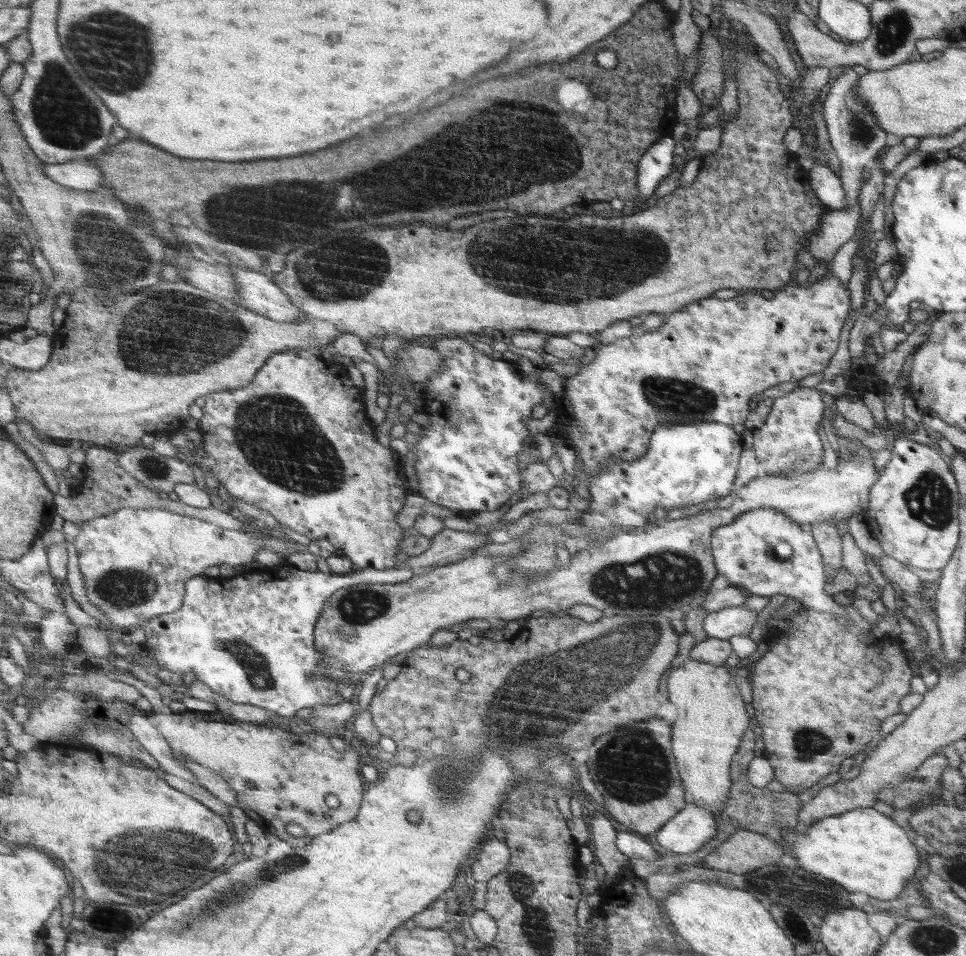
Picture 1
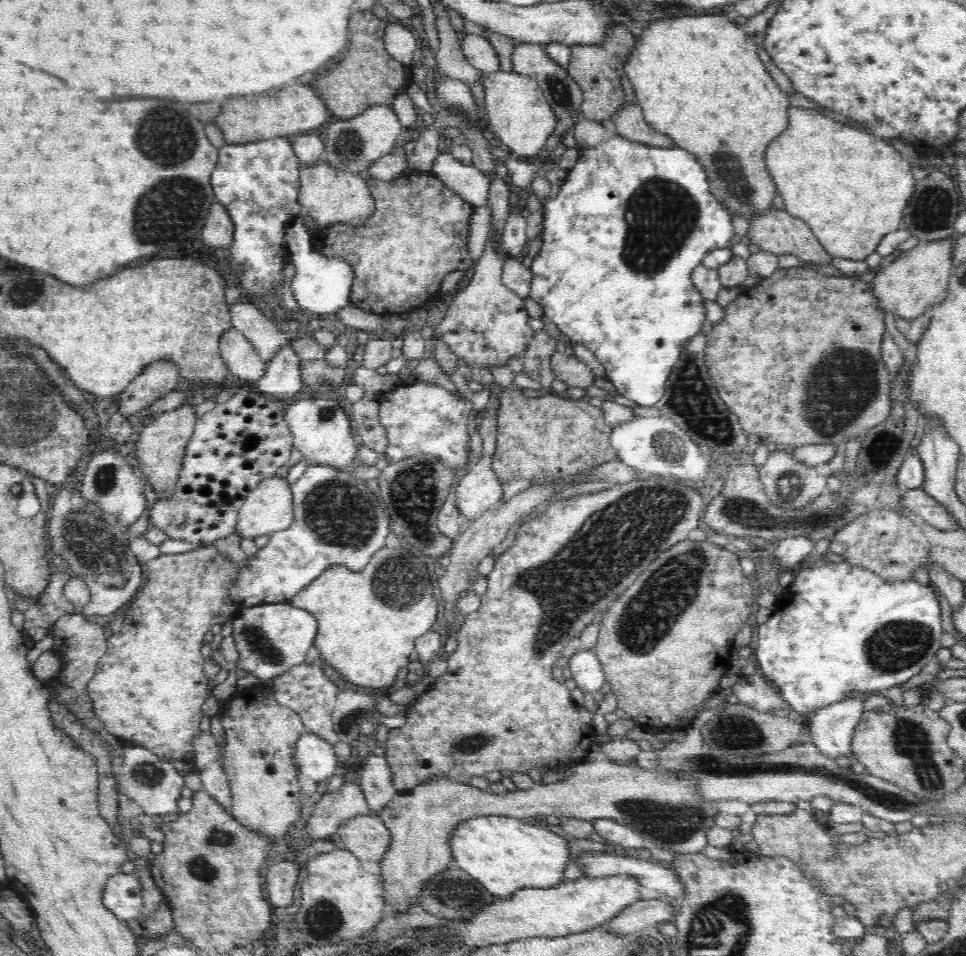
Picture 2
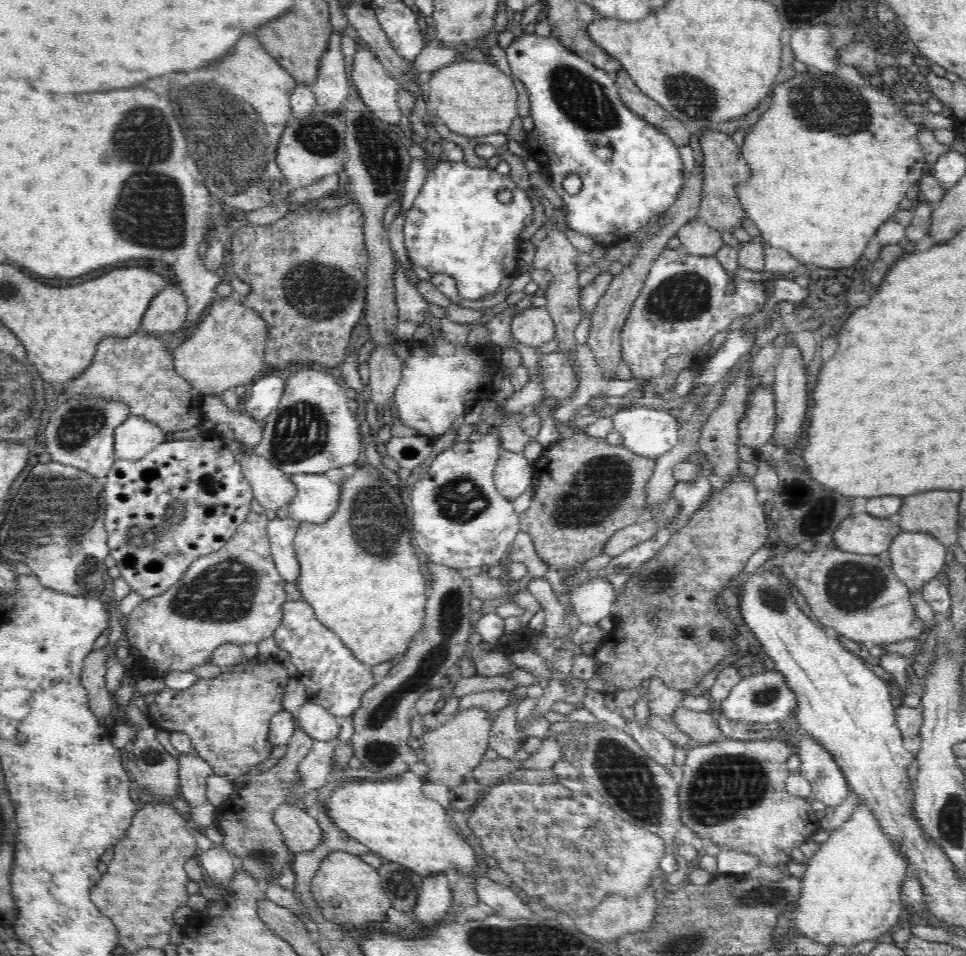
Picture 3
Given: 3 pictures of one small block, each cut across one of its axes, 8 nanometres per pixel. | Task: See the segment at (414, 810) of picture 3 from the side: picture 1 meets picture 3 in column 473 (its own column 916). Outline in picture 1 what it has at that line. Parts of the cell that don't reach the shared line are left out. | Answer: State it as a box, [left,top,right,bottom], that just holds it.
[782,807,920,900]

